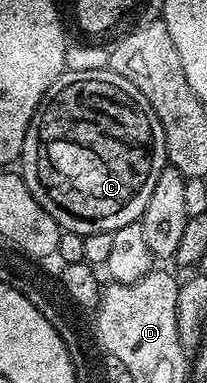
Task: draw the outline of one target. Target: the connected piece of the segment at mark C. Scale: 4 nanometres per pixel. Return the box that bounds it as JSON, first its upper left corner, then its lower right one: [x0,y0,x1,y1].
[18,68,167,234]

